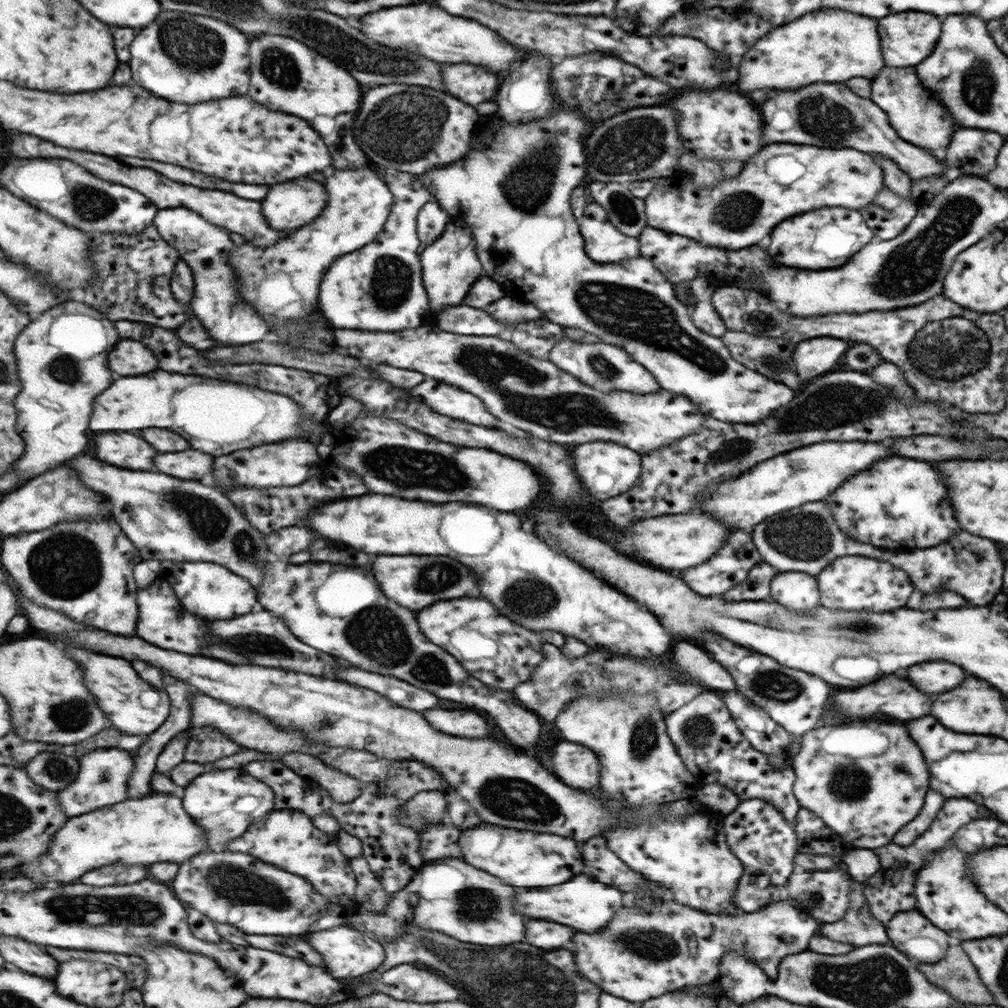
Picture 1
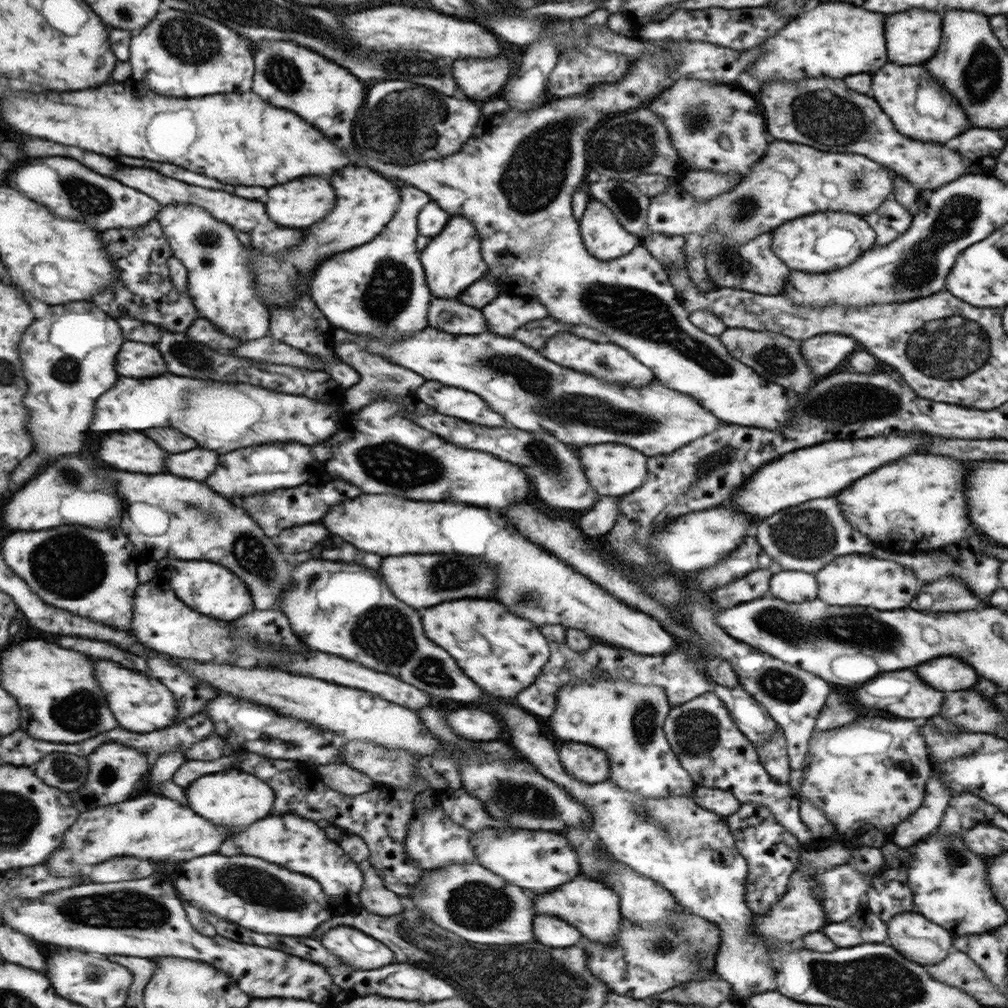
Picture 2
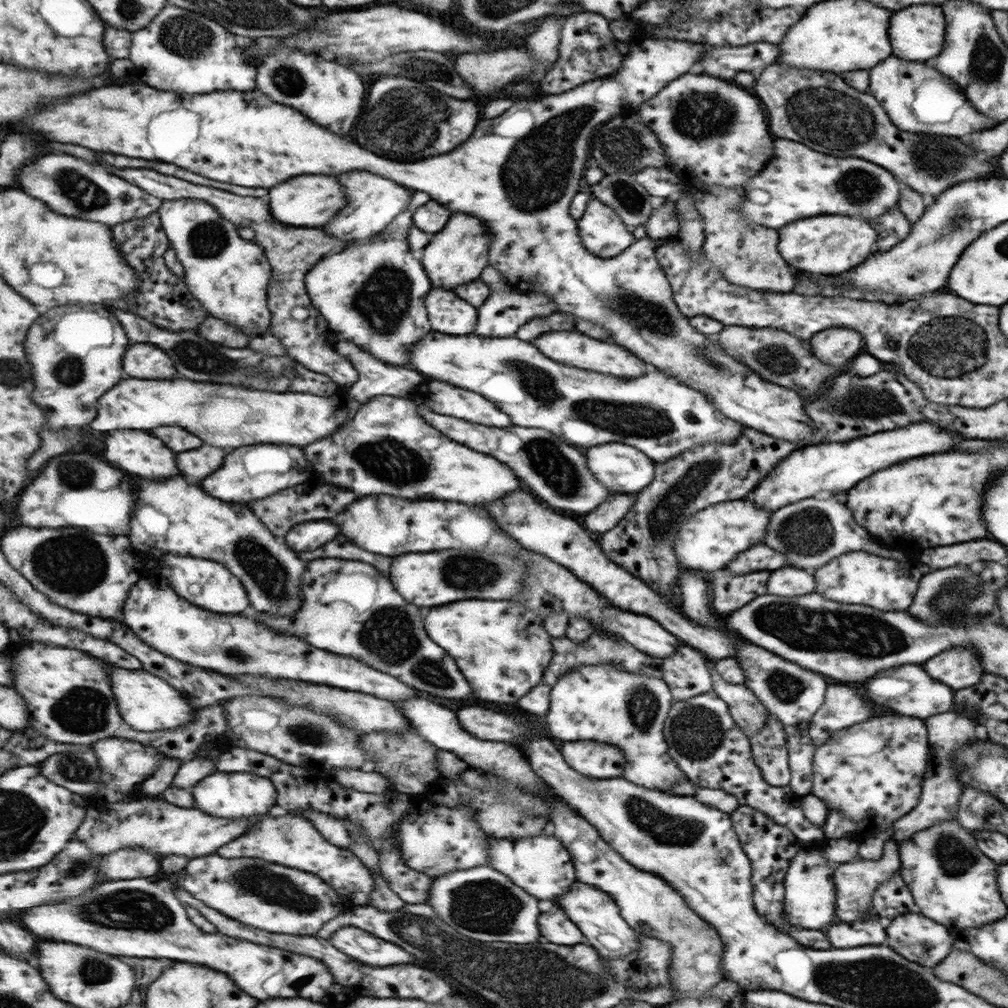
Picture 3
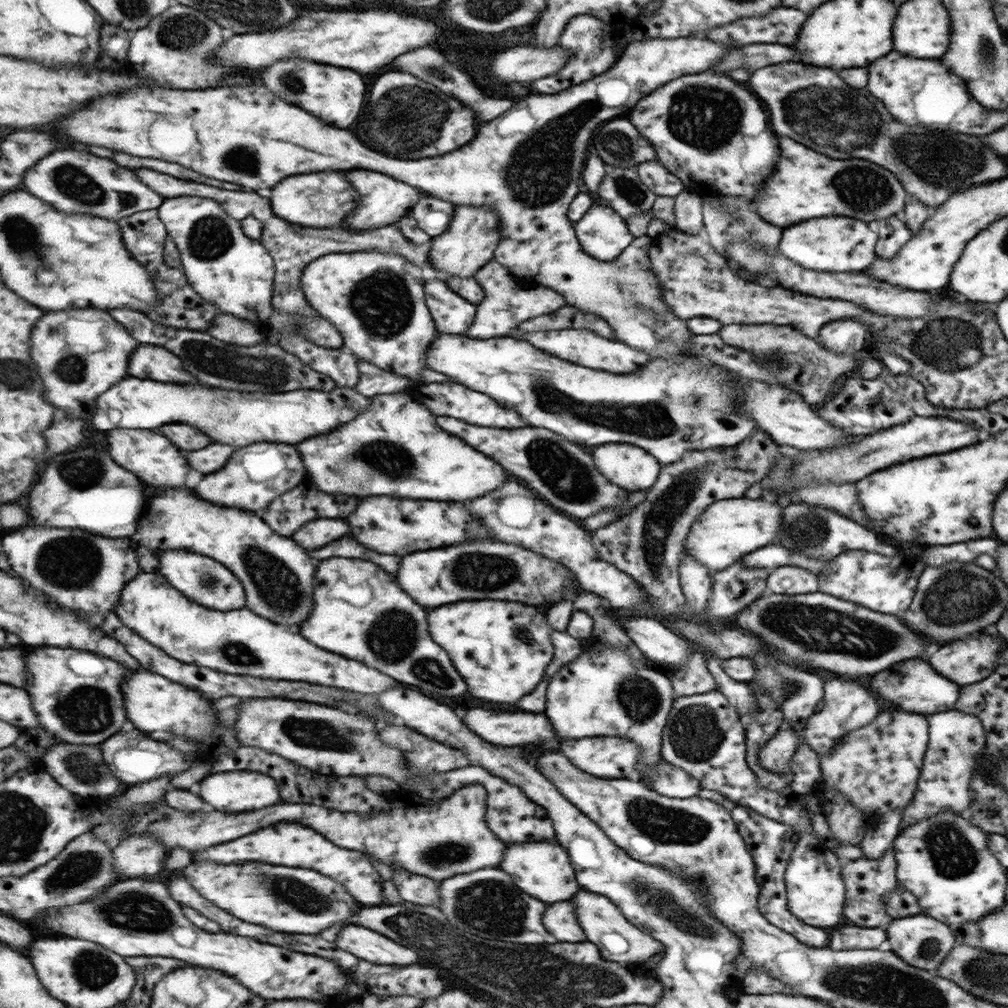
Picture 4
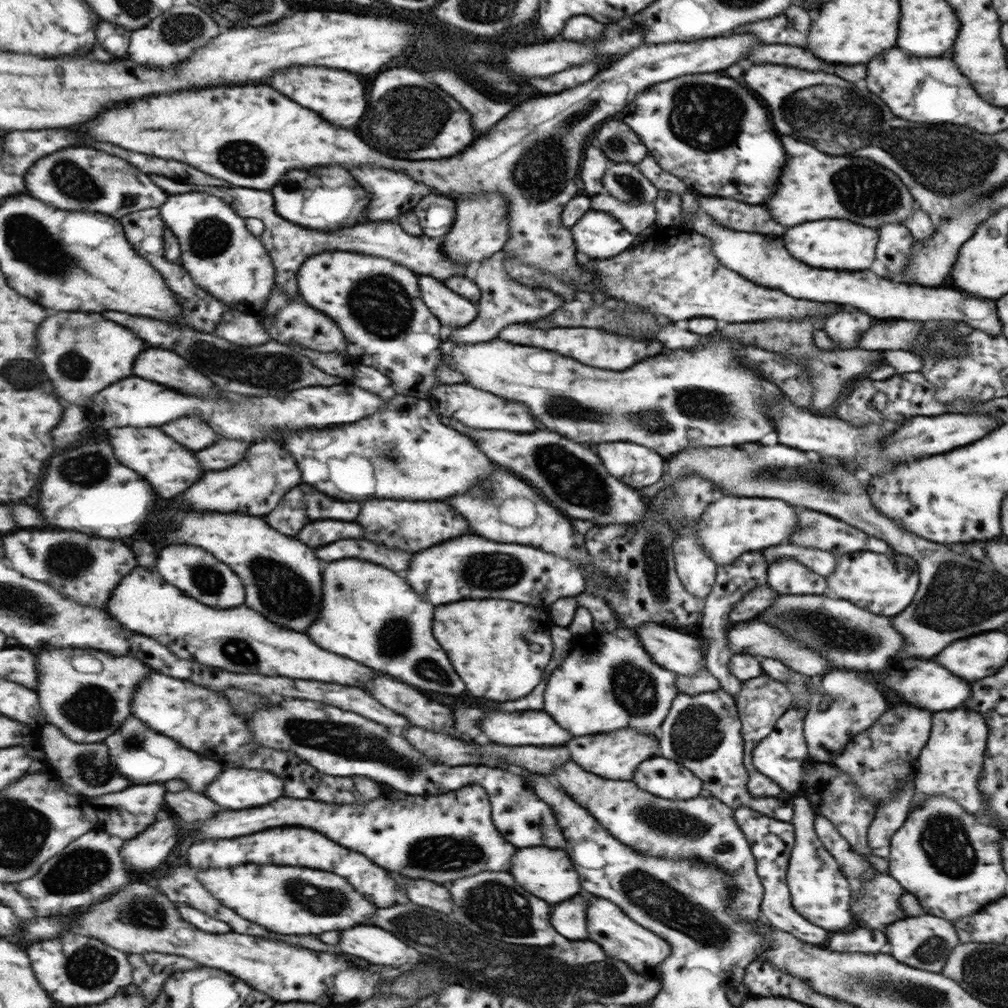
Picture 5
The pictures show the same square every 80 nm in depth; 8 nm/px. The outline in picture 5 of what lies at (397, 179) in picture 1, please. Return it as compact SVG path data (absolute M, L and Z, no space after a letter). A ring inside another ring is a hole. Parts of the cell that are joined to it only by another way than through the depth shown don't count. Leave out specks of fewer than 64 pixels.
M323 252L323 254L319 254L319 256L311 256L303 263L303 266L298 272L298 281L301 294L305 297L306 302L313 308L326 313L327 316L334 317L334 319L339 322L338 325L346 334L348 352L351 358L356 360L358 364L376 368L391 378L393 381L391 393L411 395L418 399L427 399L430 396L431 388L441 385L435 377L435 368L439 368L439 364L442 361L442 342L446 337L446 329L442 321L438 319L438 316L435 316L434 312L431 312L426 301L422 299L419 273L416 273L409 267L403 266L401 263L380 256L363 253L357 254L357 252Z

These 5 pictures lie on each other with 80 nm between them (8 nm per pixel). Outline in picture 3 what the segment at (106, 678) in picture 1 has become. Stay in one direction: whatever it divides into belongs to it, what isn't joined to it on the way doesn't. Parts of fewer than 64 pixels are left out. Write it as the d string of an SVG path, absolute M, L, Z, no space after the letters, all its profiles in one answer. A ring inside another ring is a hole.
M111 668L111 688L115 688L115 696L119 696L119 710L123 712L124 720L135 730L155 732L185 726L197 714L191 706L193 700L185 698L165 680L145 672L145 670L125 670L125 668Z

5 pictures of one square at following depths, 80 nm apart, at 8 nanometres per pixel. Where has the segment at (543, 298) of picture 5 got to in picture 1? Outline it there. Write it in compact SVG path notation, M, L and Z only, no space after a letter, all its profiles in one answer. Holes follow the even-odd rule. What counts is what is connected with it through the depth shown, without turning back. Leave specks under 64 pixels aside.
M505 296L489 305L486 311L500 320L507 323L510 328L514 328L516 324L524 323L528 320L538 319L542 316L542 313L535 308L532 304L517 302L509 296Z

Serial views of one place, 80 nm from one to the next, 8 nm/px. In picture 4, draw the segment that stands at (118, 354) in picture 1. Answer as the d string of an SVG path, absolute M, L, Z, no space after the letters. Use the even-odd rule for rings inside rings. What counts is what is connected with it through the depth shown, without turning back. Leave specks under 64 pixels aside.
M139 346L135 356L131 356L131 376L143 380L163 380L163 382L179 382L179 384L203 385L195 382L185 368L179 356L165 348L157 346Z

